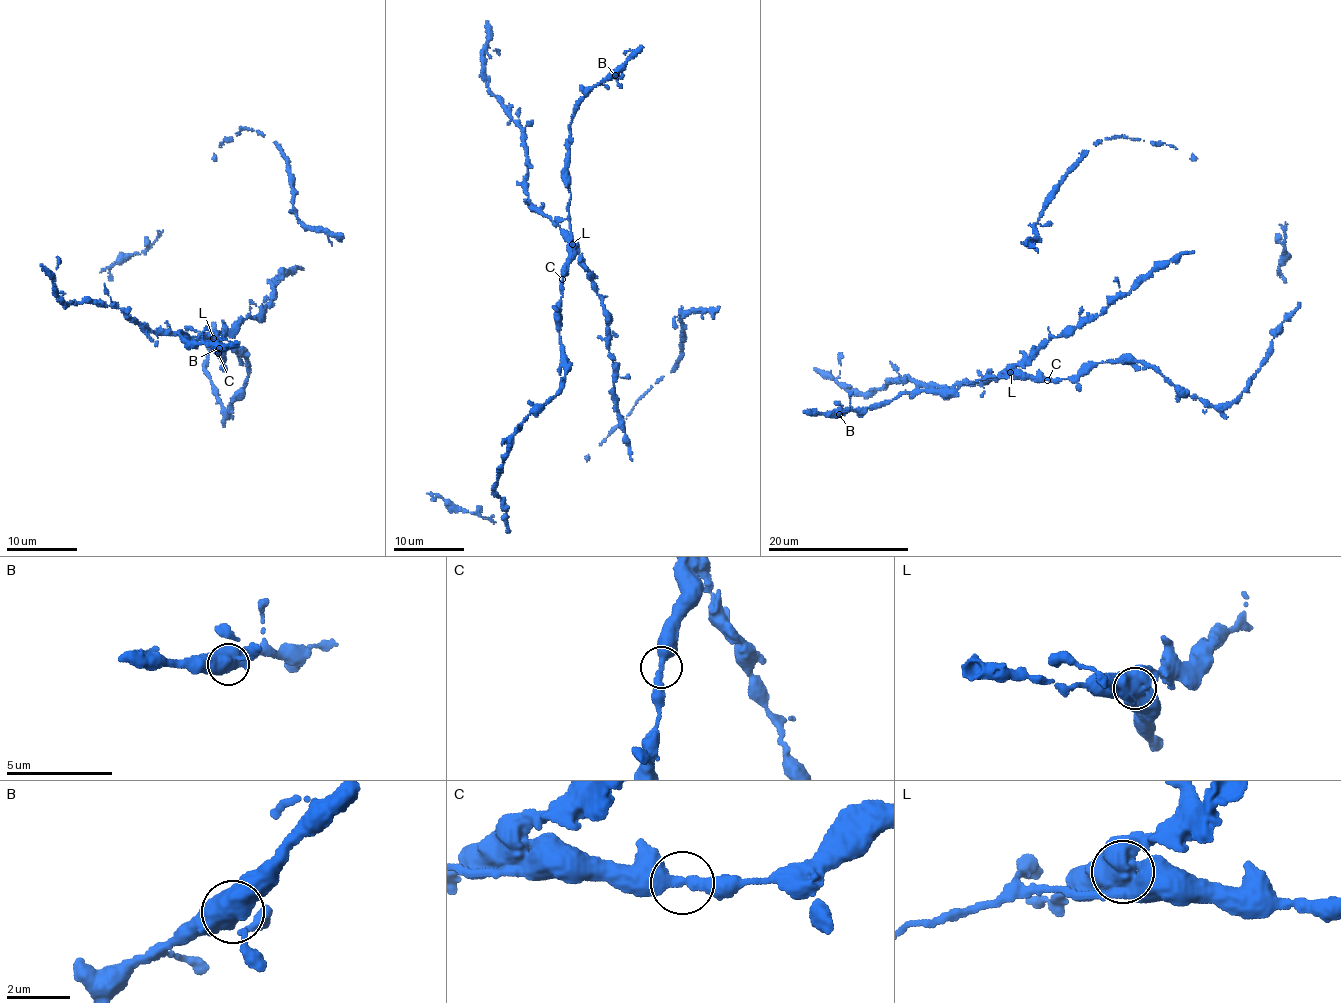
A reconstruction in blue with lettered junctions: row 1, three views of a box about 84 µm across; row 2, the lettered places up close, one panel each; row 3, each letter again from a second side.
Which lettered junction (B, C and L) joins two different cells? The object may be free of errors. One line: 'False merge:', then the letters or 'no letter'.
False merge: L

